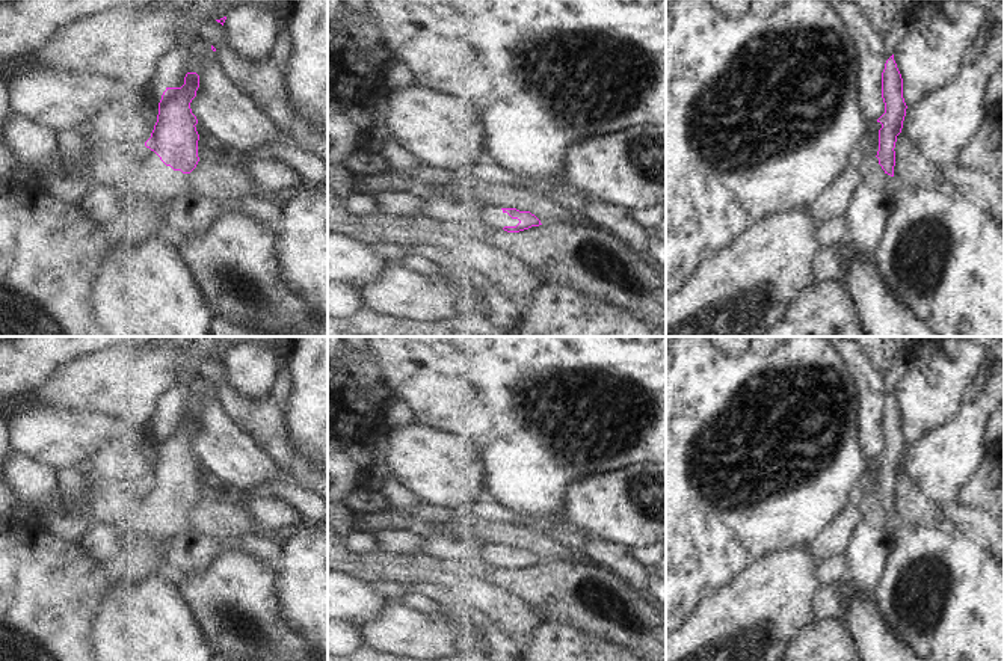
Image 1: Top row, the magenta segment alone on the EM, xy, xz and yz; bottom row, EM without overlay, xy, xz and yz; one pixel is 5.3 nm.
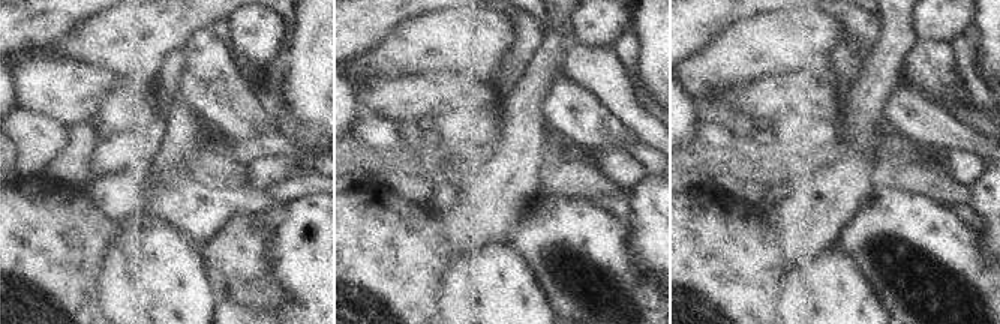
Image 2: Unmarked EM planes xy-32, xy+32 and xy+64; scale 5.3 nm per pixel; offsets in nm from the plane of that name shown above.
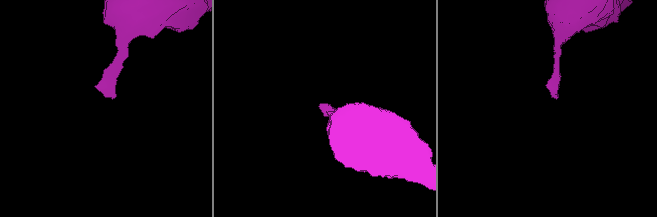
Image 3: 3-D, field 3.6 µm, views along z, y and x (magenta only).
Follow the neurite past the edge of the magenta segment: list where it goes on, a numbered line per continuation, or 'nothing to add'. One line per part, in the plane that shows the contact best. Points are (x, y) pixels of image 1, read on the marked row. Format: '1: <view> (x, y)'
1: xy (157, 184)

